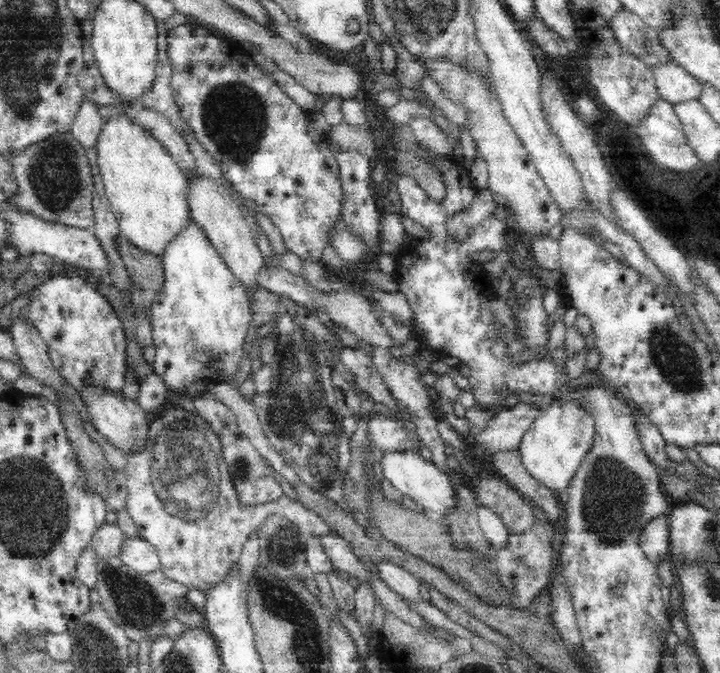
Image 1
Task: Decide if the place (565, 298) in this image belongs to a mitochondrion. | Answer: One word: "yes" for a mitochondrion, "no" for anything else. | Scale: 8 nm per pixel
no

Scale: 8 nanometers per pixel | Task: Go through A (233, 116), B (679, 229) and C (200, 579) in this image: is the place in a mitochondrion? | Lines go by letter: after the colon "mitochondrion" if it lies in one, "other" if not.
A: mitochondrion
B: other
C: other

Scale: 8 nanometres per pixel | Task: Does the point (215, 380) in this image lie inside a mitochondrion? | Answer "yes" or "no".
no

